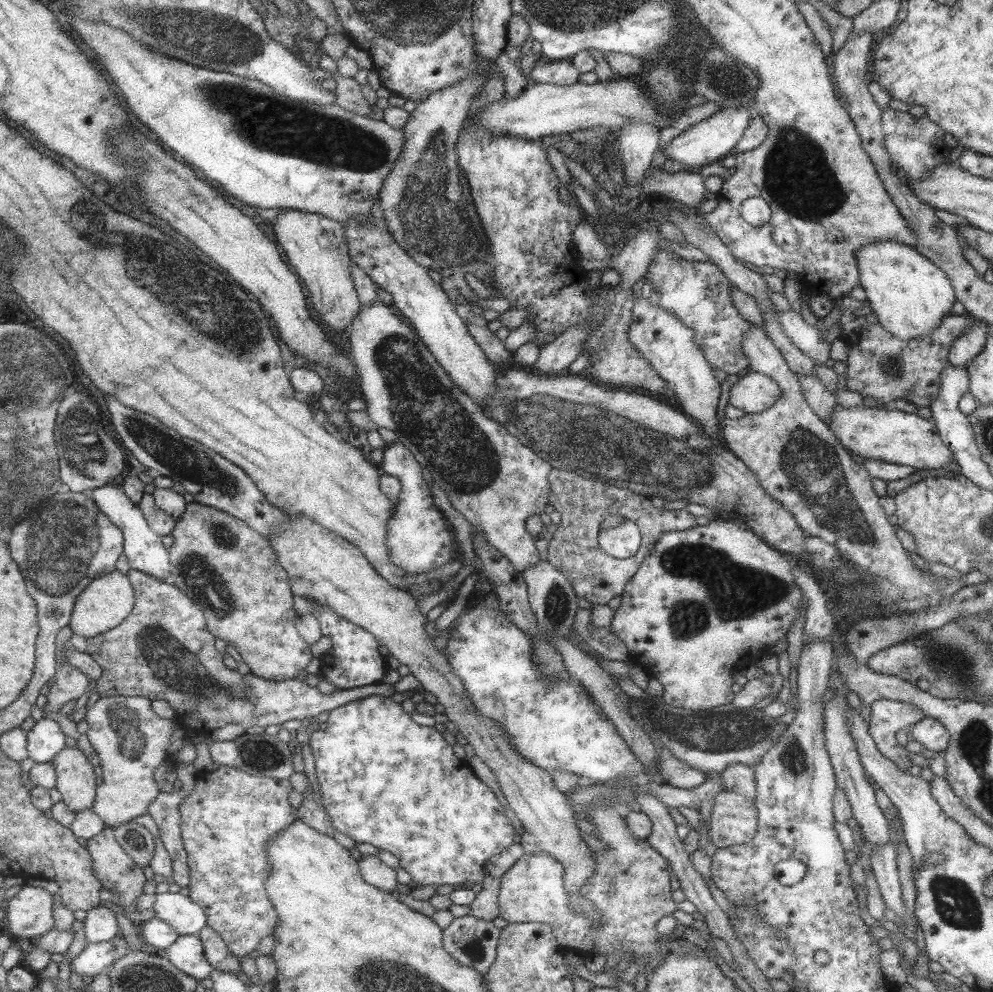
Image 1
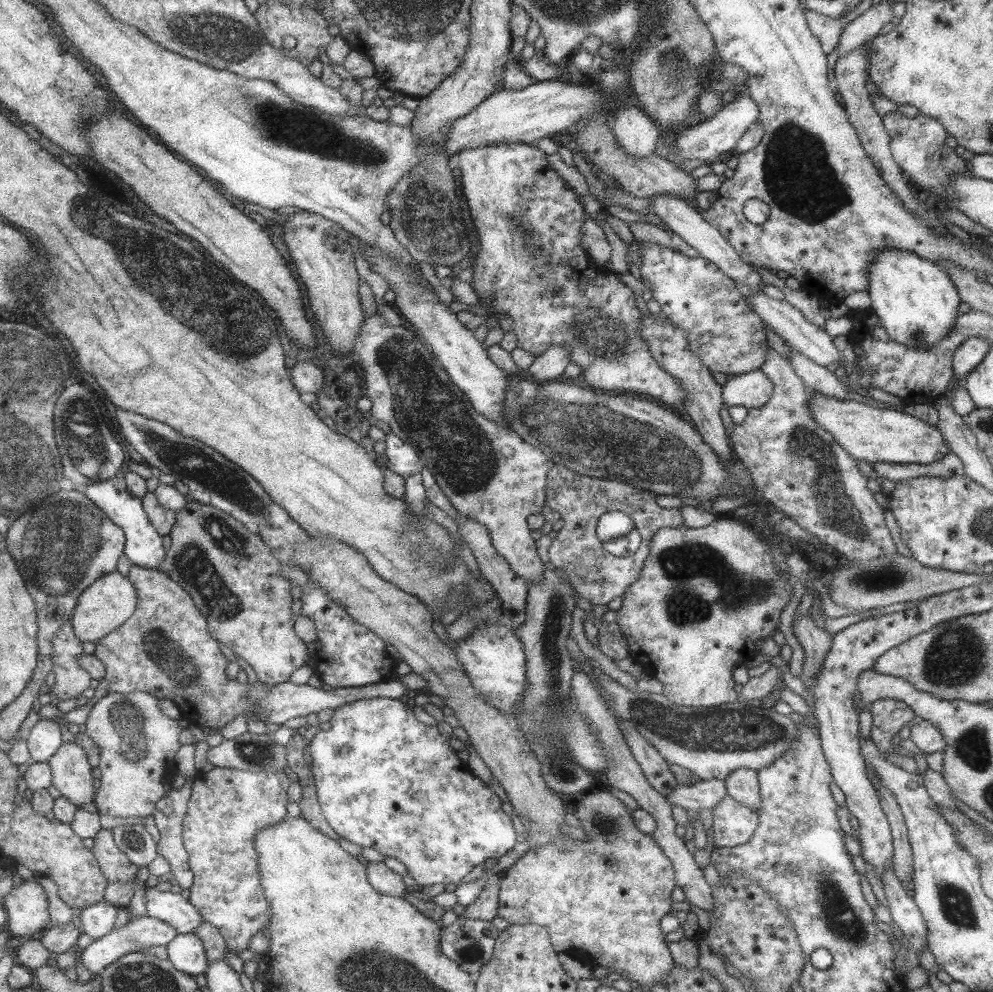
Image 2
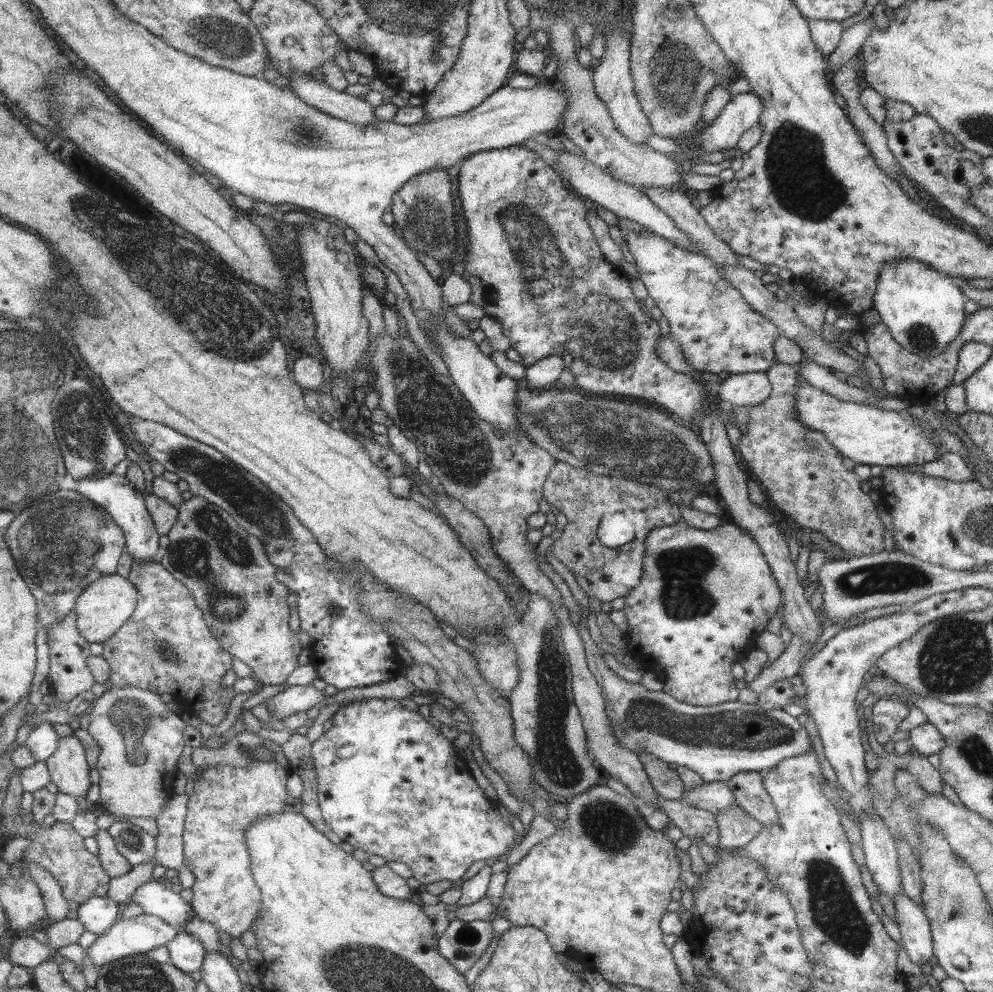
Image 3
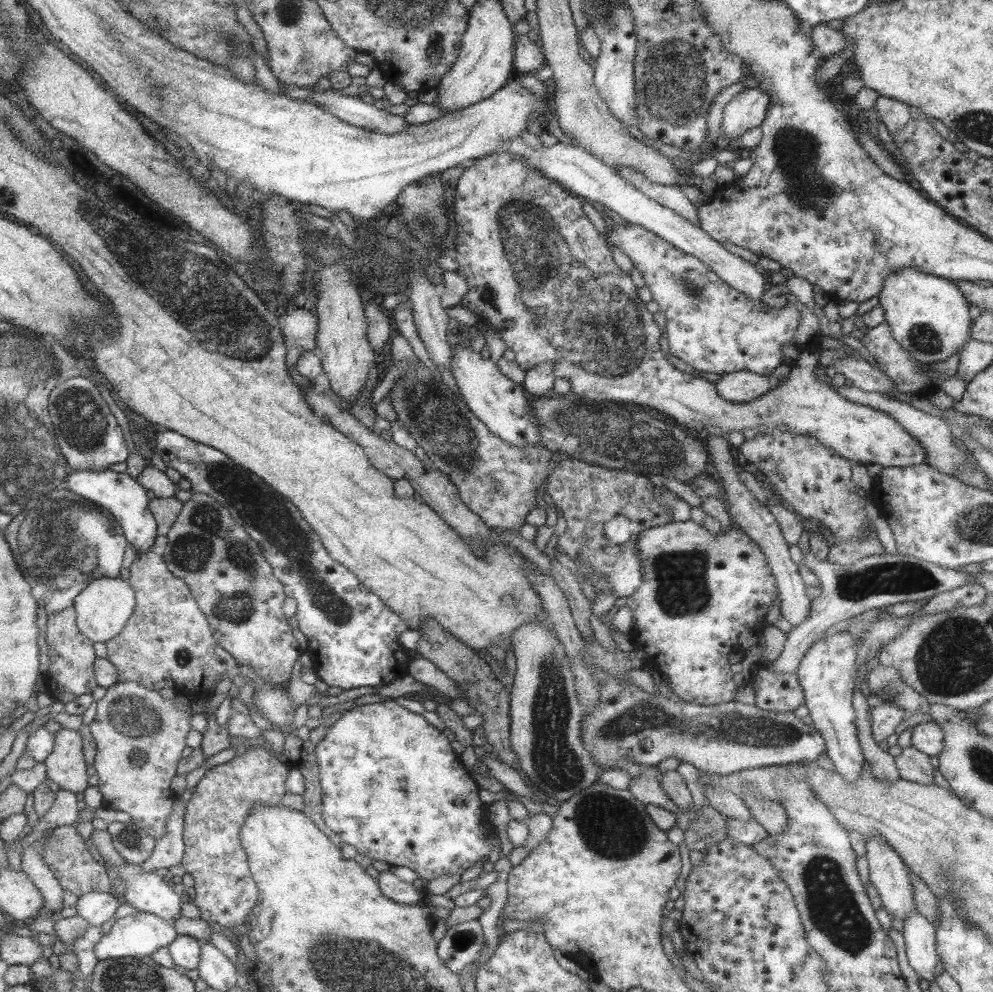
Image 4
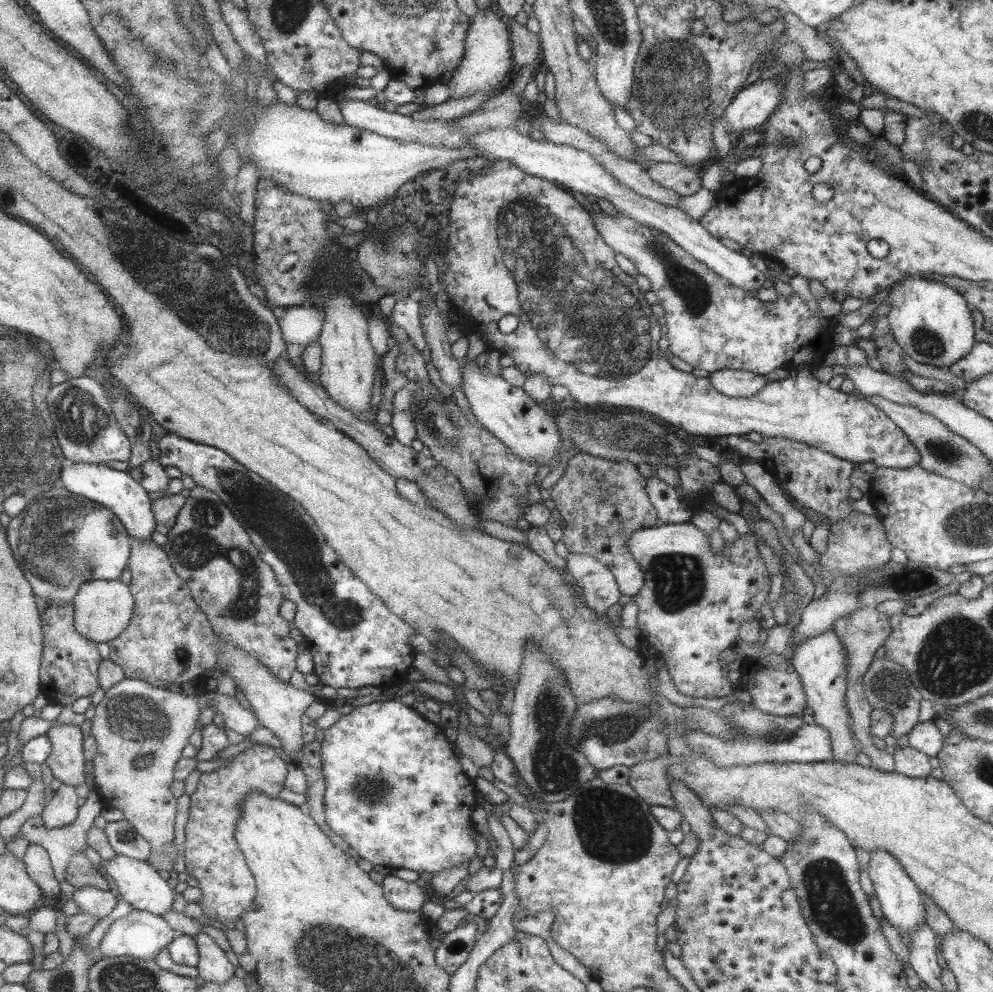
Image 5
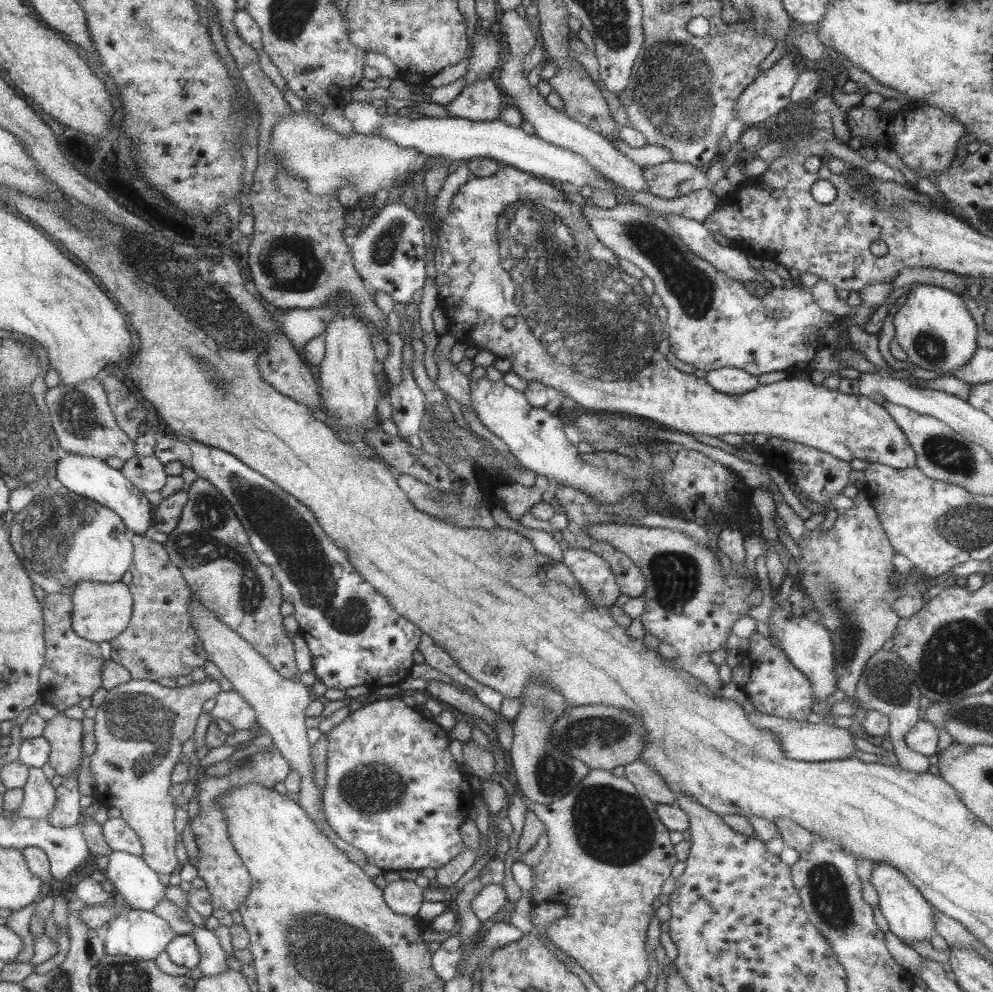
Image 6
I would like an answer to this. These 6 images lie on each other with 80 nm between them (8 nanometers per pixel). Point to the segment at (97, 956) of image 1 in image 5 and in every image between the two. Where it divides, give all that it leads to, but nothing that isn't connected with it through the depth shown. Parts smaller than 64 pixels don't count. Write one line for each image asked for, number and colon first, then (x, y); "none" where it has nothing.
2: (145, 932)
3: (138, 935)
4: (140, 934)
5: (141, 934)

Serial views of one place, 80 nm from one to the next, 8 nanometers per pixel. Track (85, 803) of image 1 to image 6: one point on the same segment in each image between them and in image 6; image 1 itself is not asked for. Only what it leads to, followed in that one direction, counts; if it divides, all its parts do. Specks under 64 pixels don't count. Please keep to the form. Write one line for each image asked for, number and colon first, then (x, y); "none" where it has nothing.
2: (73, 774)
3: (71, 773)
4: (67, 767)
5: (67, 763)
6: (66, 735)

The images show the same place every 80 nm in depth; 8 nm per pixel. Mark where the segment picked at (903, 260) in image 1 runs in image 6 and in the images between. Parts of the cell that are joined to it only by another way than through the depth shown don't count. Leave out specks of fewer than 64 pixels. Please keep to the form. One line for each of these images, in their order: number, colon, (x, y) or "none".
2: (915, 301)
3: (922, 310)
4: (927, 314)
5: (931, 323)
6: (932, 326)

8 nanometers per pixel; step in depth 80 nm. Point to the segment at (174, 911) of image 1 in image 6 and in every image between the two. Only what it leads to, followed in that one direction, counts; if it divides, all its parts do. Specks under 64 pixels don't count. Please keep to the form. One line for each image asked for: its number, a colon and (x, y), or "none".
2: (176, 910)
3: (155, 899)
4: (148, 892)
5: (139, 883)
6: (138, 885)

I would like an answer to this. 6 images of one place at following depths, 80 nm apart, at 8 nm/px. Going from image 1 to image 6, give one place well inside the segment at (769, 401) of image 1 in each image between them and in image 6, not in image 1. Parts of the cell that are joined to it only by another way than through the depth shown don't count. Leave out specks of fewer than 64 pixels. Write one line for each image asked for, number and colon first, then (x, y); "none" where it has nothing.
2: (752, 390)
3: (750, 389)
4: (742, 386)
5: (731, 383)
6: (732, 381)

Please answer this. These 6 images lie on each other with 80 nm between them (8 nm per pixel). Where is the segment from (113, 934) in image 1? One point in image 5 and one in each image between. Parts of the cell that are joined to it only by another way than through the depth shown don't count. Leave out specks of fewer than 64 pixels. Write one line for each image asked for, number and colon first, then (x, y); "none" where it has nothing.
2: (99, 920)
3: (101, 913)
4: (99, 909)
5: (91, 900)

